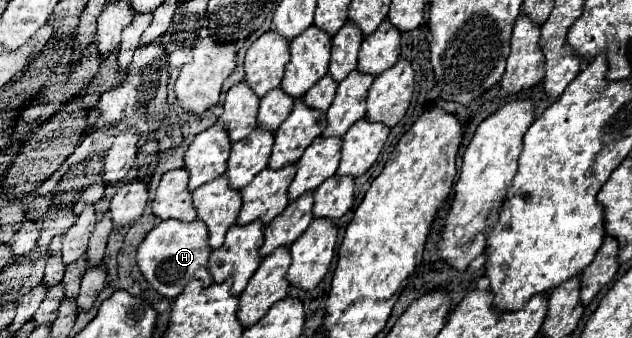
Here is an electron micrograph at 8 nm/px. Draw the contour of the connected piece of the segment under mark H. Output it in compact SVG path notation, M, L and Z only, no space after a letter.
M162 220L154 226L144 242L138 246L136 262L146 282L164 298L176 298L188 280L200 280L204 286L212 284L212 276L206 268L208 256L212 248L208 248L208 230L200 220L194 222L178 222L178 220Z

